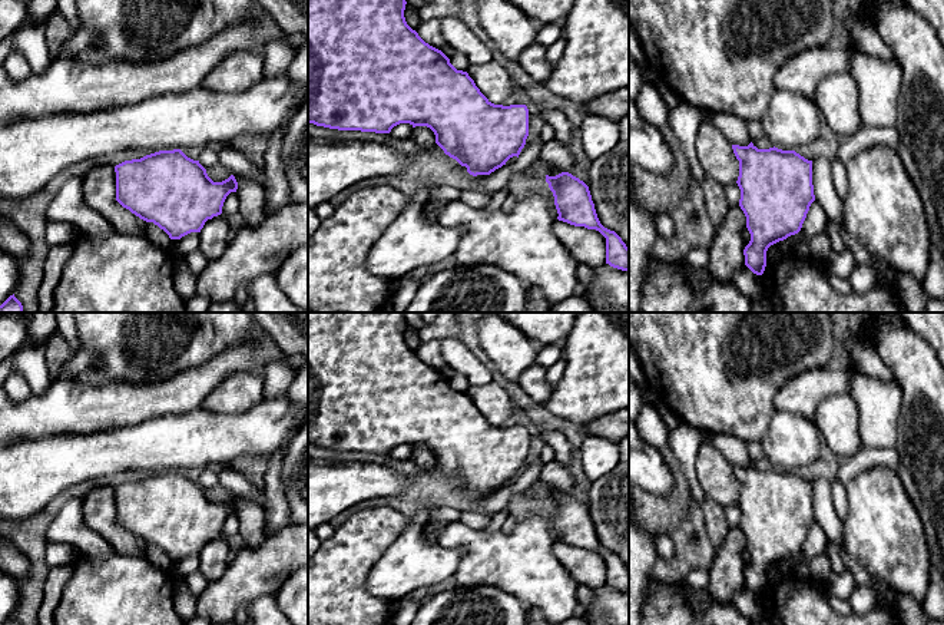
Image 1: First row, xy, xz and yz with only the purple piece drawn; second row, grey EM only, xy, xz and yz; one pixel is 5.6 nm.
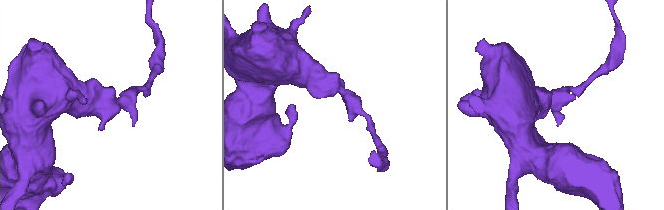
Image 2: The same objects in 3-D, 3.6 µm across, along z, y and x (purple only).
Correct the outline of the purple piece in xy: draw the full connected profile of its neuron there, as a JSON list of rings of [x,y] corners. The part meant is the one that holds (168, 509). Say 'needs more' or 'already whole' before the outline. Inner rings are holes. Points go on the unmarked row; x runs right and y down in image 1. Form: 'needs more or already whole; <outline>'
already whole; [[[180,470],[159,472],[140,480],[125,482],[115,487],[115,493],[116,522],[140,540],[158,546],[170,560],[201,553],[208,540],[222,535],[226,517],[238,510],[233,496],[213,503],[199,482],[188,479]]]

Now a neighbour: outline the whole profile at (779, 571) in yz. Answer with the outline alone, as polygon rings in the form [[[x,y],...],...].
[[[779,562],[774,566],[771,566],[766,572],[766,585],[775,585],[778,581],[786,578],[791,575],[791,568],[786,565],[786,562]]]

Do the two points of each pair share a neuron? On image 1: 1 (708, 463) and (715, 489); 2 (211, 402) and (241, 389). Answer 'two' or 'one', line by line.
1: one
2: one

